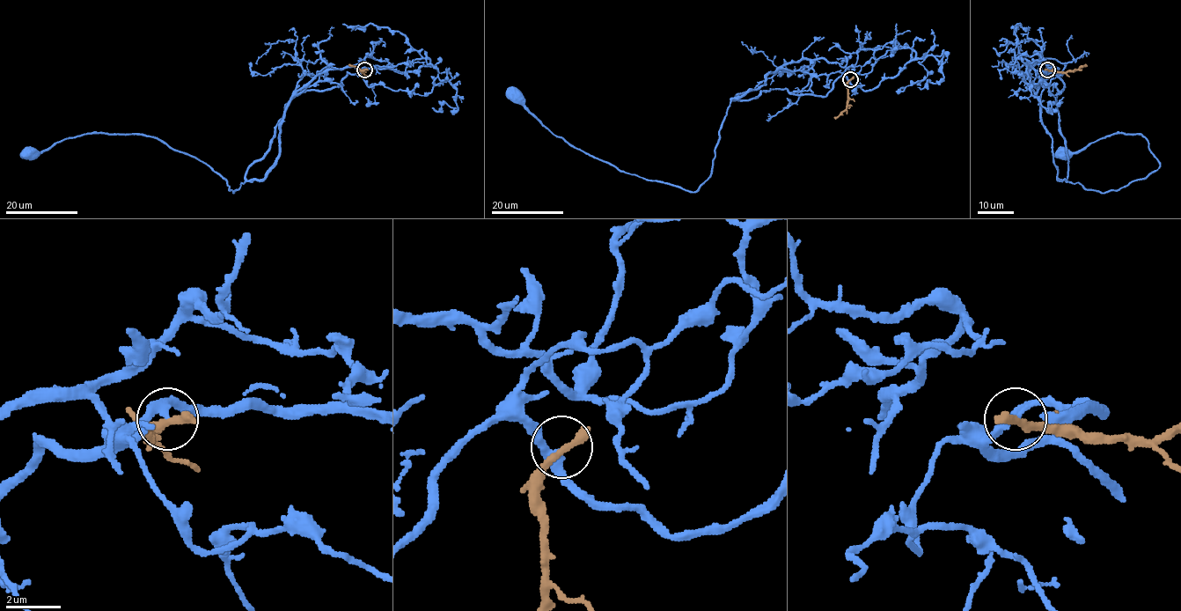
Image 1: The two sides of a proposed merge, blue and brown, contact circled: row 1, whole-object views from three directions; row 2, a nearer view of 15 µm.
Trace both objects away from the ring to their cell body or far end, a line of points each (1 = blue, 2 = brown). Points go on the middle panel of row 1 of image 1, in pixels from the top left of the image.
1: (850, 79), (840, 76), (825, 96), (771, 89), (730, 99), (711, 174), (693, 192), (589, 155), (512, 97)
2: (850, 79), (847, 106), (834, 118)

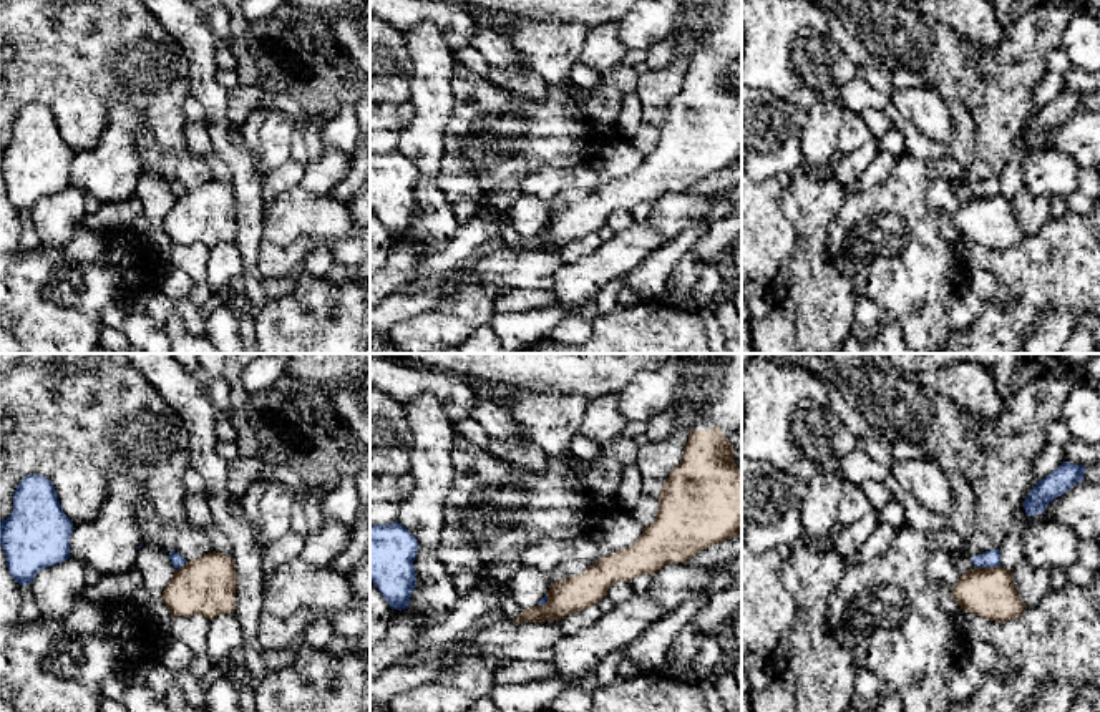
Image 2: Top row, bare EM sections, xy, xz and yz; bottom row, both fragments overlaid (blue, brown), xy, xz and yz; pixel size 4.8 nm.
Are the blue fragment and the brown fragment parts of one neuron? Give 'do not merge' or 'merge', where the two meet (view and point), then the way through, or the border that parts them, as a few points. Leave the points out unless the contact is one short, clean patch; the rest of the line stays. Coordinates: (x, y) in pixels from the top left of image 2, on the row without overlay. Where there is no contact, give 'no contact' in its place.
do not merge; meets blue in yz at (986, 195); border along yz (999, 193), (974, 196)

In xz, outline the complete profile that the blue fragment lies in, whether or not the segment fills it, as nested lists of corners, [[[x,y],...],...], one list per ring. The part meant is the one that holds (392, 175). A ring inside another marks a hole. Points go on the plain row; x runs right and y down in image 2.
[[[398,149],[370,153],[370,209],[392,237],[406,237],[416,216],[416,166]]]

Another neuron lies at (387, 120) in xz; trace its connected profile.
[[[370,101],[370,153],[390,153],[398,146],[405,126],[415,118],[411,101],[372,103]]]

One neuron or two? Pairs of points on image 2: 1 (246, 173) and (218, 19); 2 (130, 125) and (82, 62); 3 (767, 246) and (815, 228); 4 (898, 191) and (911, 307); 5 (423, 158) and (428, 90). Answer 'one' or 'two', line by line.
1: two
2: two
3: two
4: one
5: one

